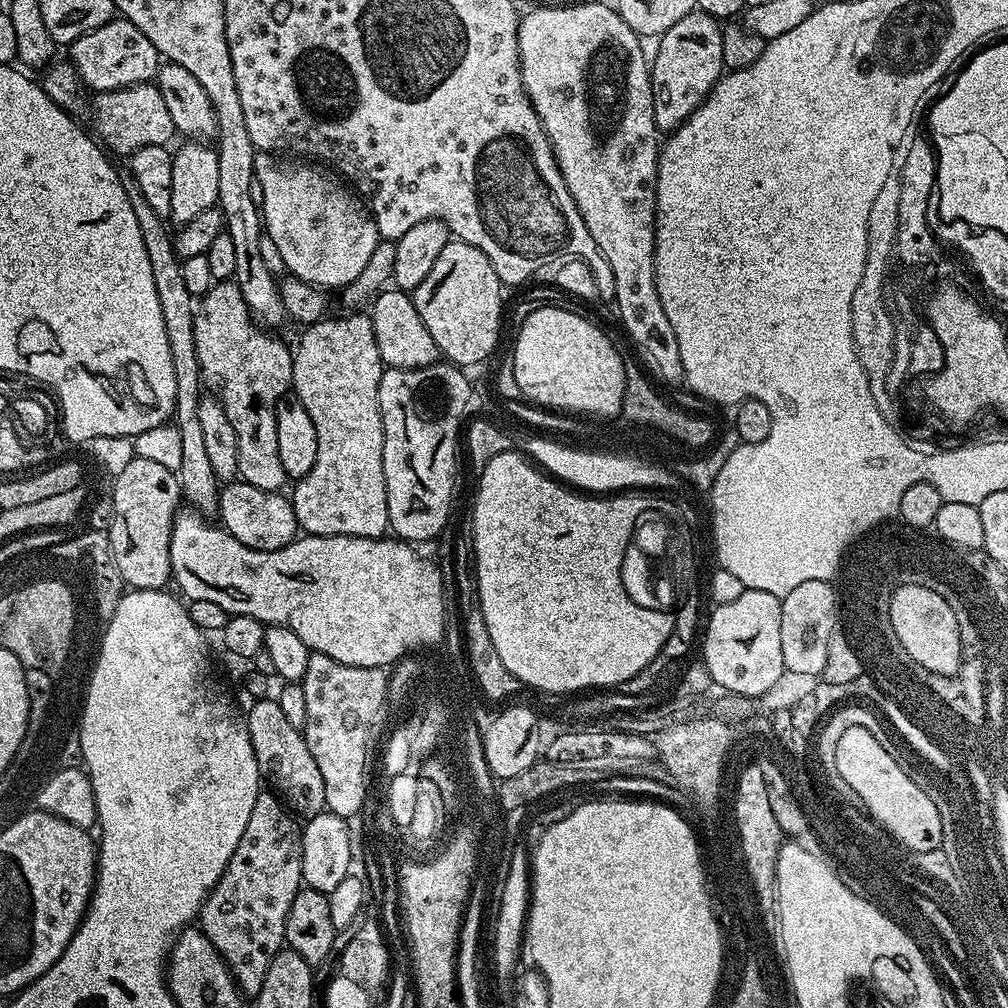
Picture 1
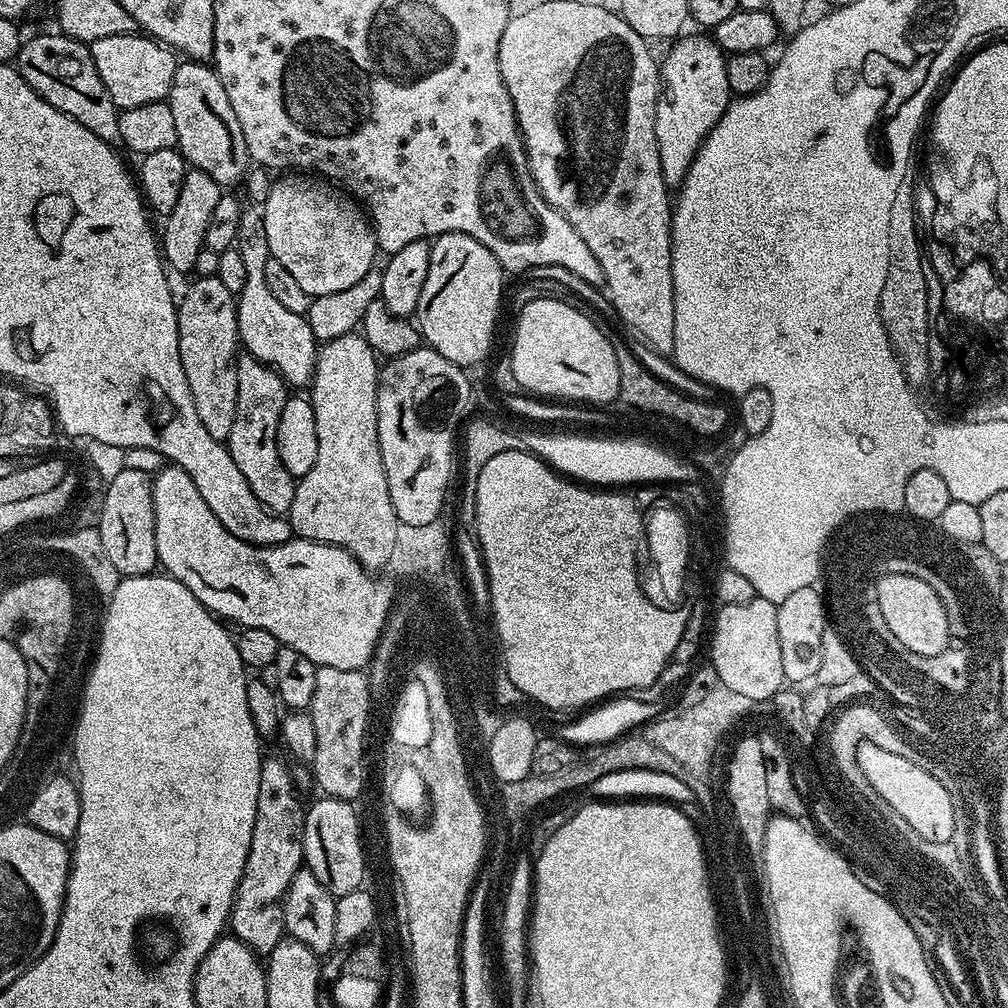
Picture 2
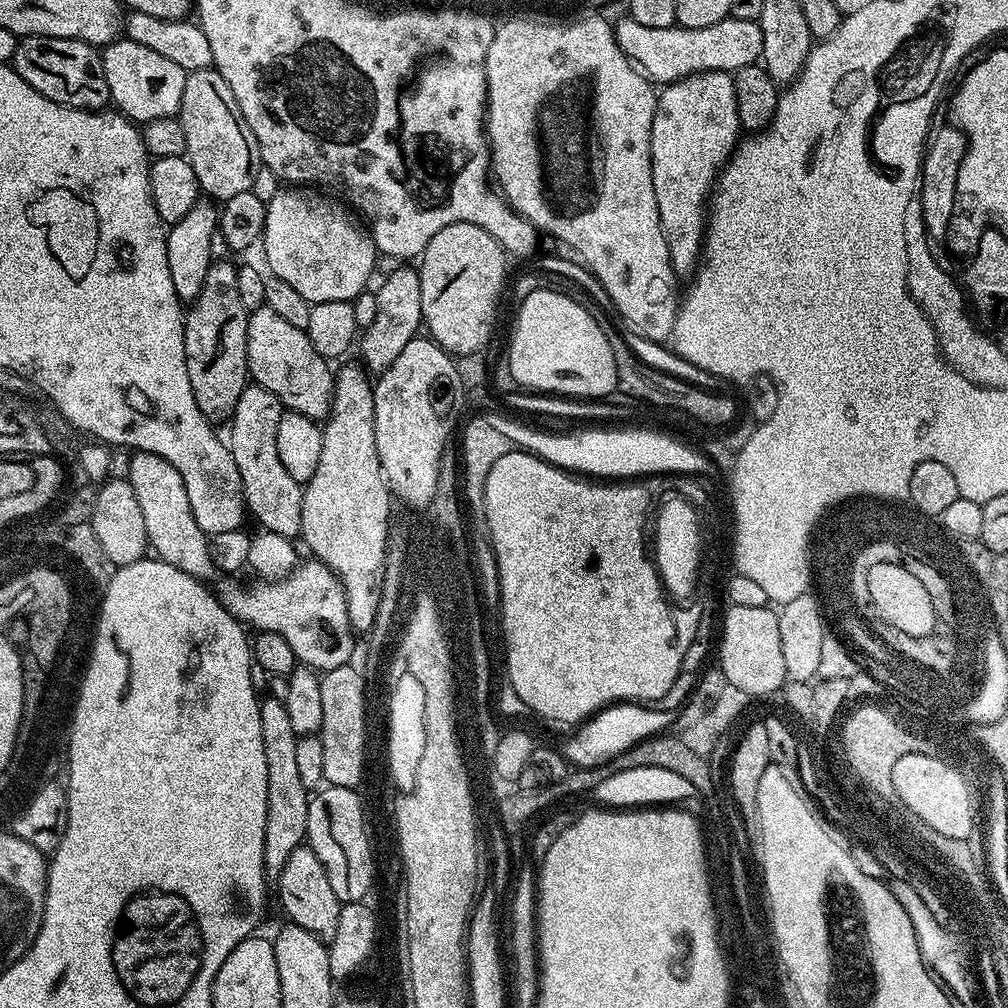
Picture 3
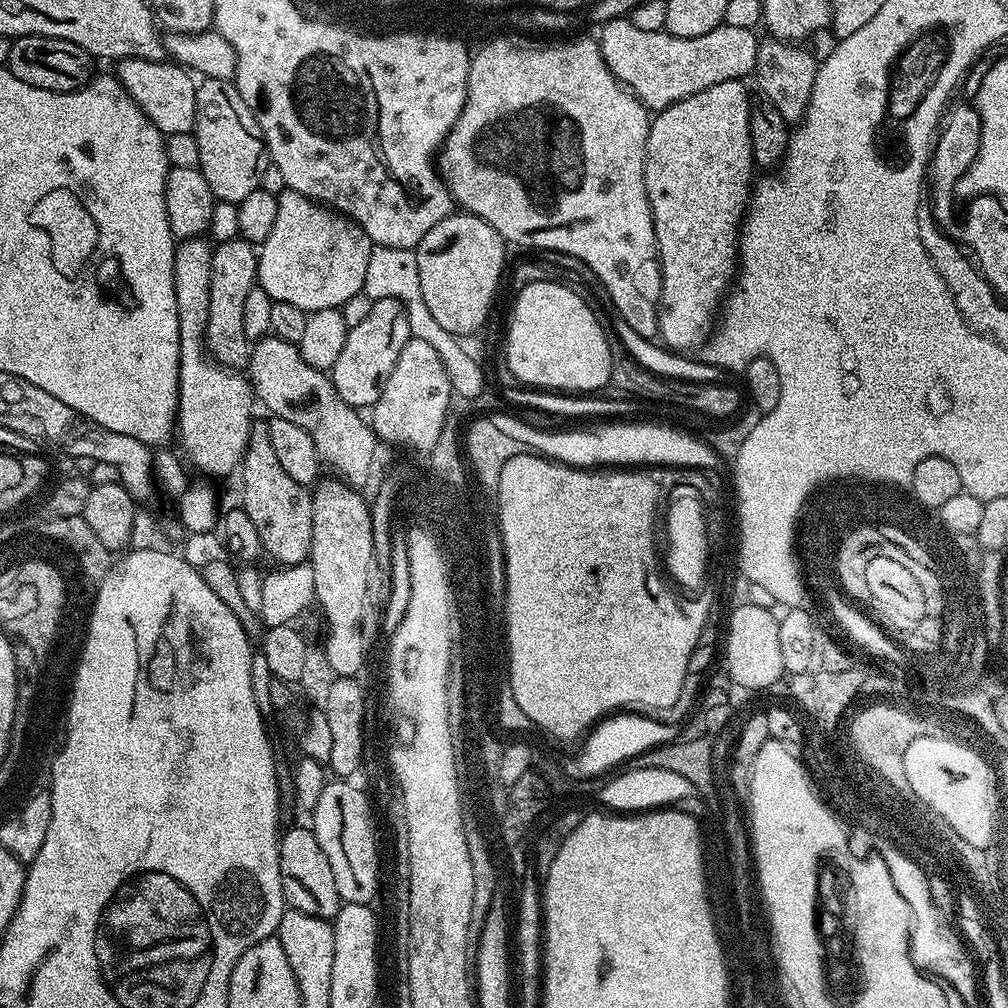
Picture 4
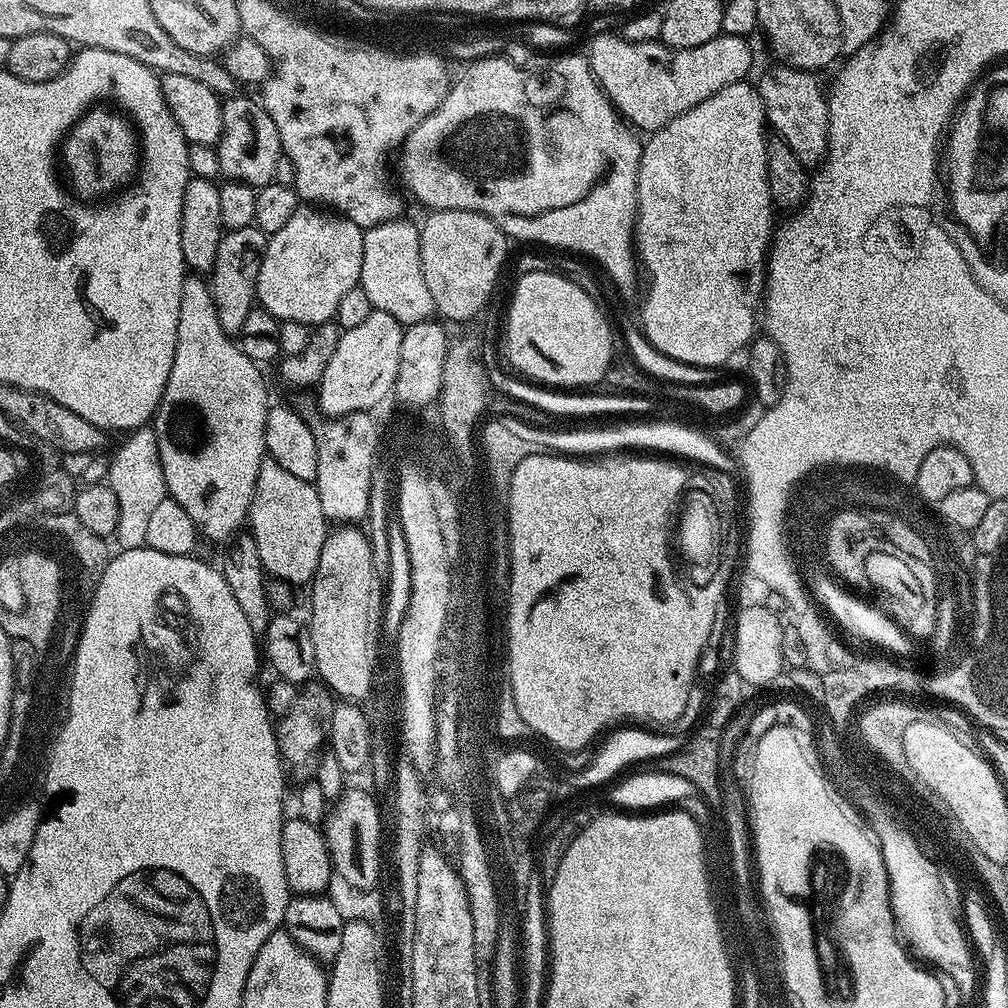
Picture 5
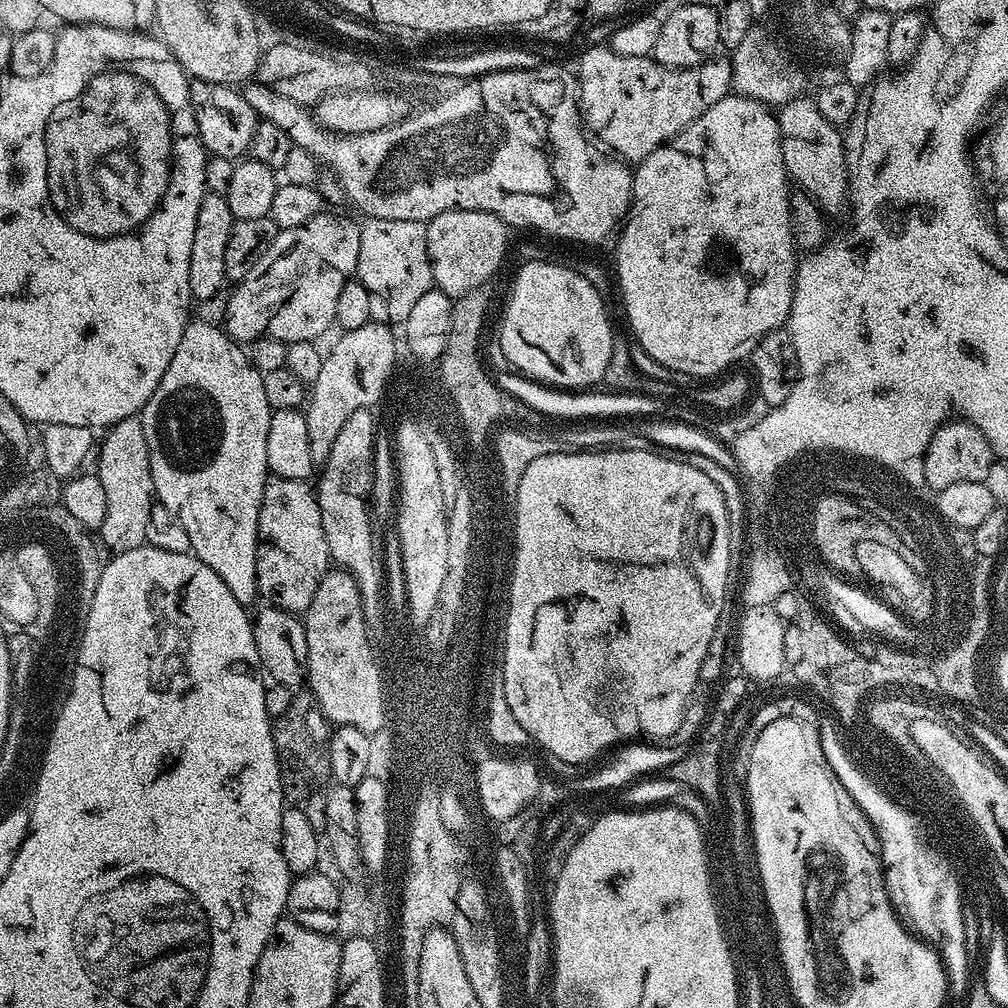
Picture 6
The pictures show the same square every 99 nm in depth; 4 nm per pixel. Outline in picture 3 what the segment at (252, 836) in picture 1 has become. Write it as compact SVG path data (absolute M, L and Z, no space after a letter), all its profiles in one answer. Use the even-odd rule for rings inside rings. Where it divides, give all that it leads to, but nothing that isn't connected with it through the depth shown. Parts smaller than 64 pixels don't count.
M265 695L260 700L260 717L262 718L262 750L266 753L266 830L264 831L264 870L269 877L279 877L282 866L286 866L286 858L294 854L294 850L305 843L308 835L308 802L310 790L302 786L295 753L297 734L290 718L286 715L286 706L278 698Z

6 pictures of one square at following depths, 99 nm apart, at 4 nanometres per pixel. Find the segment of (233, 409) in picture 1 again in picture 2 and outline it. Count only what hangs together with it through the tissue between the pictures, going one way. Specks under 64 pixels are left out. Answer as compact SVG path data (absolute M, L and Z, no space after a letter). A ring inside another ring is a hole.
M244 354L237 359L238 370L238 402L234 426L230 426L230 434L226 447L230 458L234 458L234 466L242 470L242 478L246 478L246 486L262 502L262 506L273 514L287 514L294 502L296 480L282 466L282 458L278 458L278 418L282 418L282 406L286 406L290 395L289 385L272 368L267 368L252 356Z

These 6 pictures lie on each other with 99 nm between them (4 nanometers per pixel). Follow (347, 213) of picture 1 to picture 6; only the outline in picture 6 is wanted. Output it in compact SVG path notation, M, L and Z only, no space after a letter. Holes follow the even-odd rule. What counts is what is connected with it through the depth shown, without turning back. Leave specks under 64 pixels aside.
M325 211L319 216L310 218L310 222L302 222L302 226L285 228L277 231L274 242L254 262L254 270L243 276L235 285L232 297L228 300L228 309L224 312L222 327L233 340L251 342L260 336L269 336L290 345L294 342L310 340L319 341L319 336L336 323L334 309L338 306L338 294L342 294L342 286L357 275L356 263L359 250L359 223L348 216L335 216Z

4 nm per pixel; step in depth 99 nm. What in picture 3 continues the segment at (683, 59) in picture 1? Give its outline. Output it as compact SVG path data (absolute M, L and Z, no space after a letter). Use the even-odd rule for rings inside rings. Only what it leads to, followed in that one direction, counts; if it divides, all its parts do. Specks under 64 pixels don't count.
M695 72L686 78L675 80L672 84L663 85L662 91L657 95L656 113L650 134L654 198L658 201L658 218L662 222L662 234L668 243L670 262L677 277L688 278L696 271L704 243L710 193L721 168L727 164L741 136L734 82L727 72Z

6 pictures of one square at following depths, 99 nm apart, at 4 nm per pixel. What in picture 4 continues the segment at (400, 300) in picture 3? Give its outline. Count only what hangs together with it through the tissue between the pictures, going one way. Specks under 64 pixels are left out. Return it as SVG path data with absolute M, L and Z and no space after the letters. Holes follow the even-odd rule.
M390 297L373 300L366 319L348 330L346 346L342 346L342 354L338 354L338 362L330 370L332 384L342 402L357 410L371 409L386 386L386 378L390 378L390 370L394 370L394 362L398 362L398 354L402 354L402 346L411 339L410 322L403 305Z

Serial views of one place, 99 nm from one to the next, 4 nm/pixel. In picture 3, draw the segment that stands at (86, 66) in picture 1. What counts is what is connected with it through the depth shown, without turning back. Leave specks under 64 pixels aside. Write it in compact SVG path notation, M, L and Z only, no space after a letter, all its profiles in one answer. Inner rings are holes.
M117 38L107 45L102 52L102 67L105 70L106 83L109 87L110 101L123 115L133 122L147 122L158 118L176 116L182 106L182 89L186 86L188 73L182 70L170 58L162 58L162 54L142 46L127 38Z

